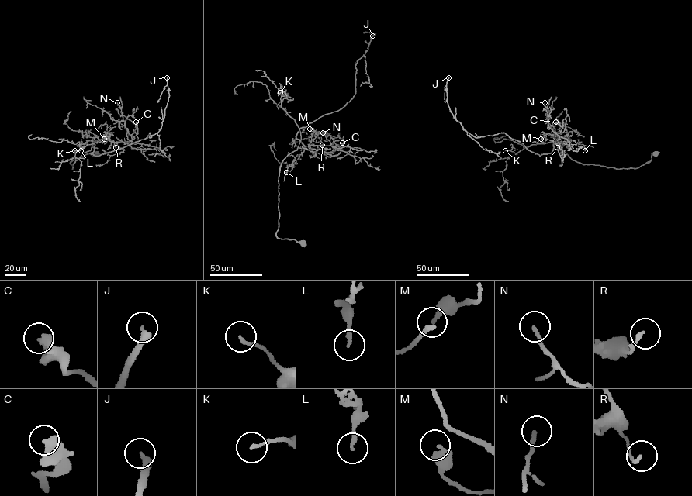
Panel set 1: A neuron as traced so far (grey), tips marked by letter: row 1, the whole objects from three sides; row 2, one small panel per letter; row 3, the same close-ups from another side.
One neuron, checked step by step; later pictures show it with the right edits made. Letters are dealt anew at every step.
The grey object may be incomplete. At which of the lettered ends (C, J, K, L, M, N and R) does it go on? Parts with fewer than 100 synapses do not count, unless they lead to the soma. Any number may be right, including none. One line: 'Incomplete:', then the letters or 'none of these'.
Incomplete: J

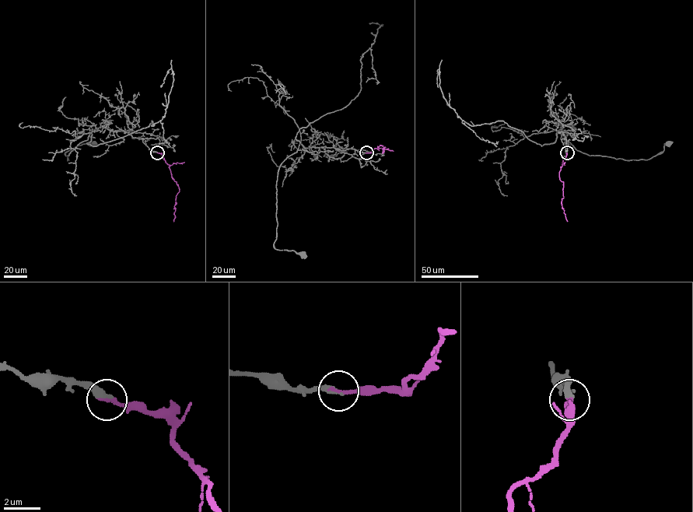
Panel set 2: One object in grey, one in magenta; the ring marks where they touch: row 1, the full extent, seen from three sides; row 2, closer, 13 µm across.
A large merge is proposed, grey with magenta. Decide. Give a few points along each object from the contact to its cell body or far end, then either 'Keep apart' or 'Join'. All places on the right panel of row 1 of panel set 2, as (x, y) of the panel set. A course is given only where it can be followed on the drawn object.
Course of grey: (567, 152), (561, 127), (557, 133), (589, 156), (648, 159), (668, 143). Course of magenta: (567, 152), (559, 177), (563, 182), (561, 205), (567, 221). Join

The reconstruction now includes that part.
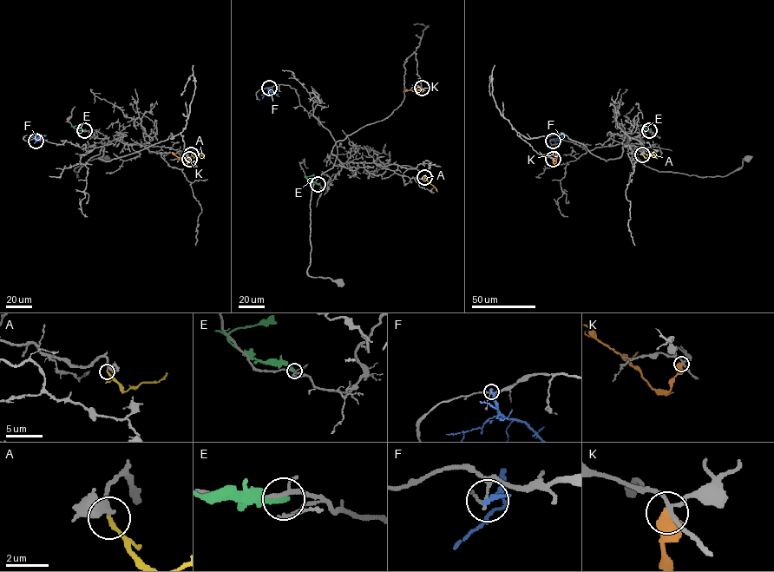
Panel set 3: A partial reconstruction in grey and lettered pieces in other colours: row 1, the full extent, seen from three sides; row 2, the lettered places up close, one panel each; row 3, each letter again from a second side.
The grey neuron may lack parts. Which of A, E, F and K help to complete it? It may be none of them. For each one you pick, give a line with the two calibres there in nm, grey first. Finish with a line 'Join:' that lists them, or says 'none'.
A: Thickness 170 nm (grey) against 190 nm
Join: A

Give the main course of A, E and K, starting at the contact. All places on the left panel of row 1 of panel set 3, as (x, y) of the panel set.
A: (191, 154), (193, 158), (202, 154), (204, 158)
E: (84, 130), (73, 127), (81, 126)
K: (189, 159), (185, 164), (172, 152)

